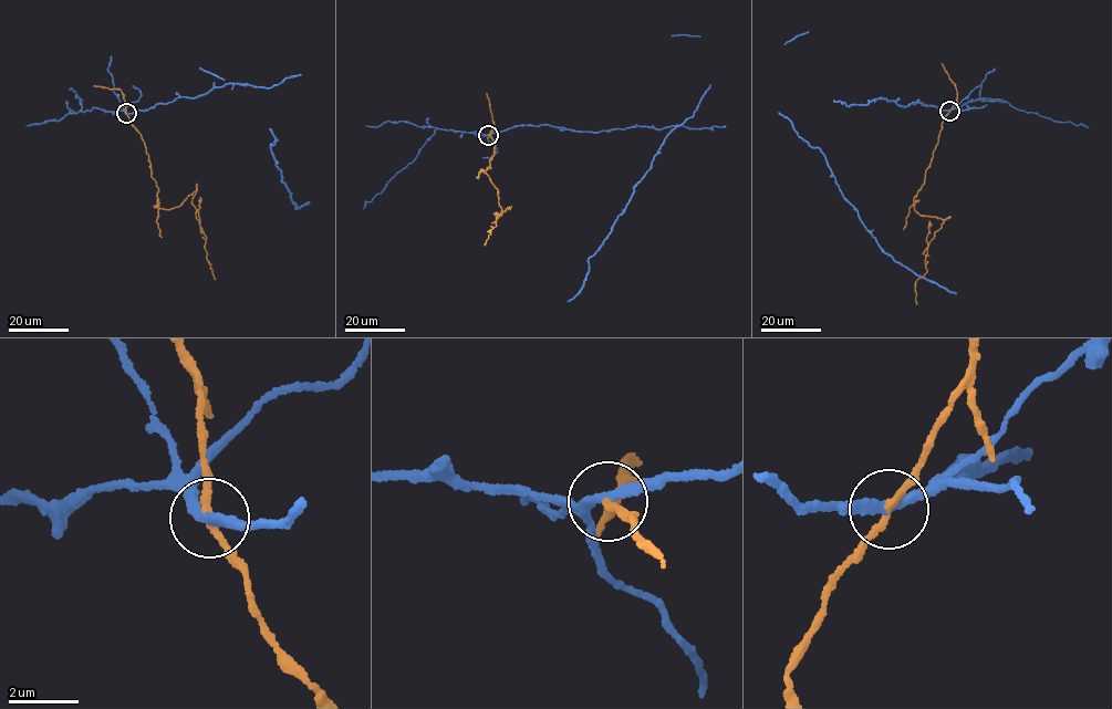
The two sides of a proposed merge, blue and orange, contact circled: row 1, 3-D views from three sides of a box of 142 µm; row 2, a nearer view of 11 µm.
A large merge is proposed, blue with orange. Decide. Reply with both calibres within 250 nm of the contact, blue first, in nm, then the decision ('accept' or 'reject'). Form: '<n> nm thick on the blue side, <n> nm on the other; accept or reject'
280 nm thick on the blue side, 190 nm on the other; reject

